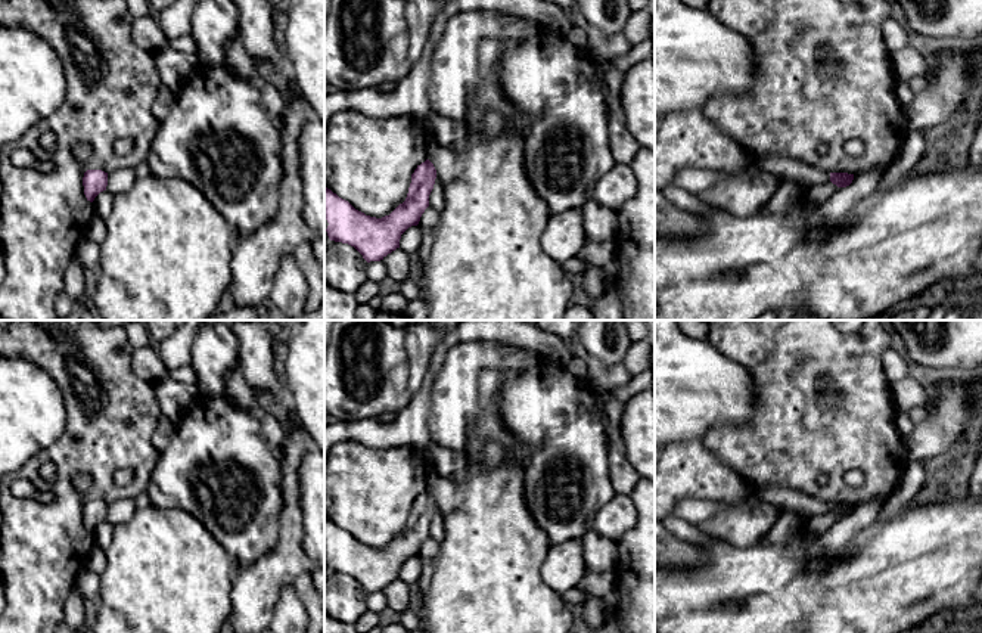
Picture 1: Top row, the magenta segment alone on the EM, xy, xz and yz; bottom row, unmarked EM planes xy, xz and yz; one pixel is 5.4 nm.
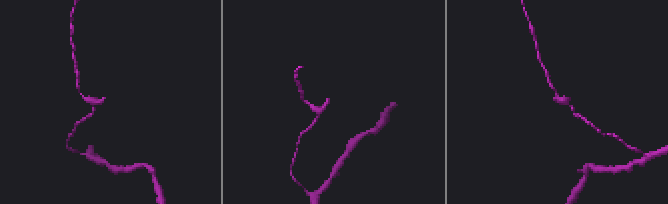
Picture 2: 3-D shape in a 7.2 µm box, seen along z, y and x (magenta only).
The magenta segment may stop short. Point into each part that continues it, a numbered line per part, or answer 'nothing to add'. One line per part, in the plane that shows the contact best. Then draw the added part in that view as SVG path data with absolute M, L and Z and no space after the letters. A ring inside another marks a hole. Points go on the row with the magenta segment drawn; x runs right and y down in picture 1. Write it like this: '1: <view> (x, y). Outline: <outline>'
nothing to add

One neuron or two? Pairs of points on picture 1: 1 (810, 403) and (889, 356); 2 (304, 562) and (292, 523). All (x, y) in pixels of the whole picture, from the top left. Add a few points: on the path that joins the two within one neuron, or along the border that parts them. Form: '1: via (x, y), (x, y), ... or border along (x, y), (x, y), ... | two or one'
1: border along (889, 347), (882, 356), (882, 368), (889, 378) | two
2: via (294, 552), (292, 533) | one

